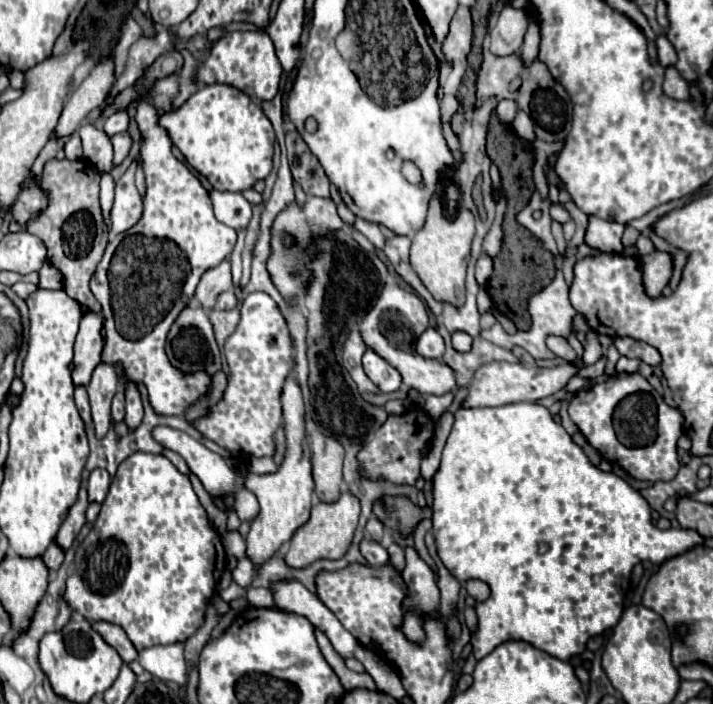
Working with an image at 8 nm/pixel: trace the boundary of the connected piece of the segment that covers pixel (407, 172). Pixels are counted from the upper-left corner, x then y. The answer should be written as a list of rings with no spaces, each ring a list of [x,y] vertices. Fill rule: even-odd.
[[[405,162],[402,167],[405,178],[415,185],[422,184],[422,175],[420,170],[412,162]]]

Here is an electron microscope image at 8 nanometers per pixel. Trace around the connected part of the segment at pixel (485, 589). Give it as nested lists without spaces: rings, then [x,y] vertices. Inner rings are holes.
[[[467,580],[467,582],[465,582],[465,590],[467,590],[469,596],[473,596],[477,602],[485,602],[485,600],[489,598],[489,594],[491,594],[489,586],[487,586],[485,582],[481,582],[481,580]]]

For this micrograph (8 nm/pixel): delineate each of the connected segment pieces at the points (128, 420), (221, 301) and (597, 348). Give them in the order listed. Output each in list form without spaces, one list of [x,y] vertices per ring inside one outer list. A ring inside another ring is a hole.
[[[133,382],[127,384],[125,398],[127,398],[127,404],[125,404],[125,424],[127,424],[129,432],[133,432],[141,424],[141,420],[143,420],[141,396],[139,396],[139,390],[137,390],[137,386]]]
[[[227,290],[227,292],[219,294],[219,298],[217,298],[217,302],[215,302],[215,308],[217,308],[217,310],[231,310],[235,304],[237,304],[235,294],[233,294],[231,290]]]
[[[587,332],[587,340],[583,344],[583,356],[581,356],[581,366],[591,366],[595,364],[601,356],[605,356],[605,348],[601,346],[599,338],[597,338],[597,332]]]

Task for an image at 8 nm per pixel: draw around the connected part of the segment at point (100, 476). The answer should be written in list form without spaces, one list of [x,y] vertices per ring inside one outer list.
[[[93,470],[89,476],[89,500],[91,502],[103,502],[109,492],[111,476],[107,470]]]

